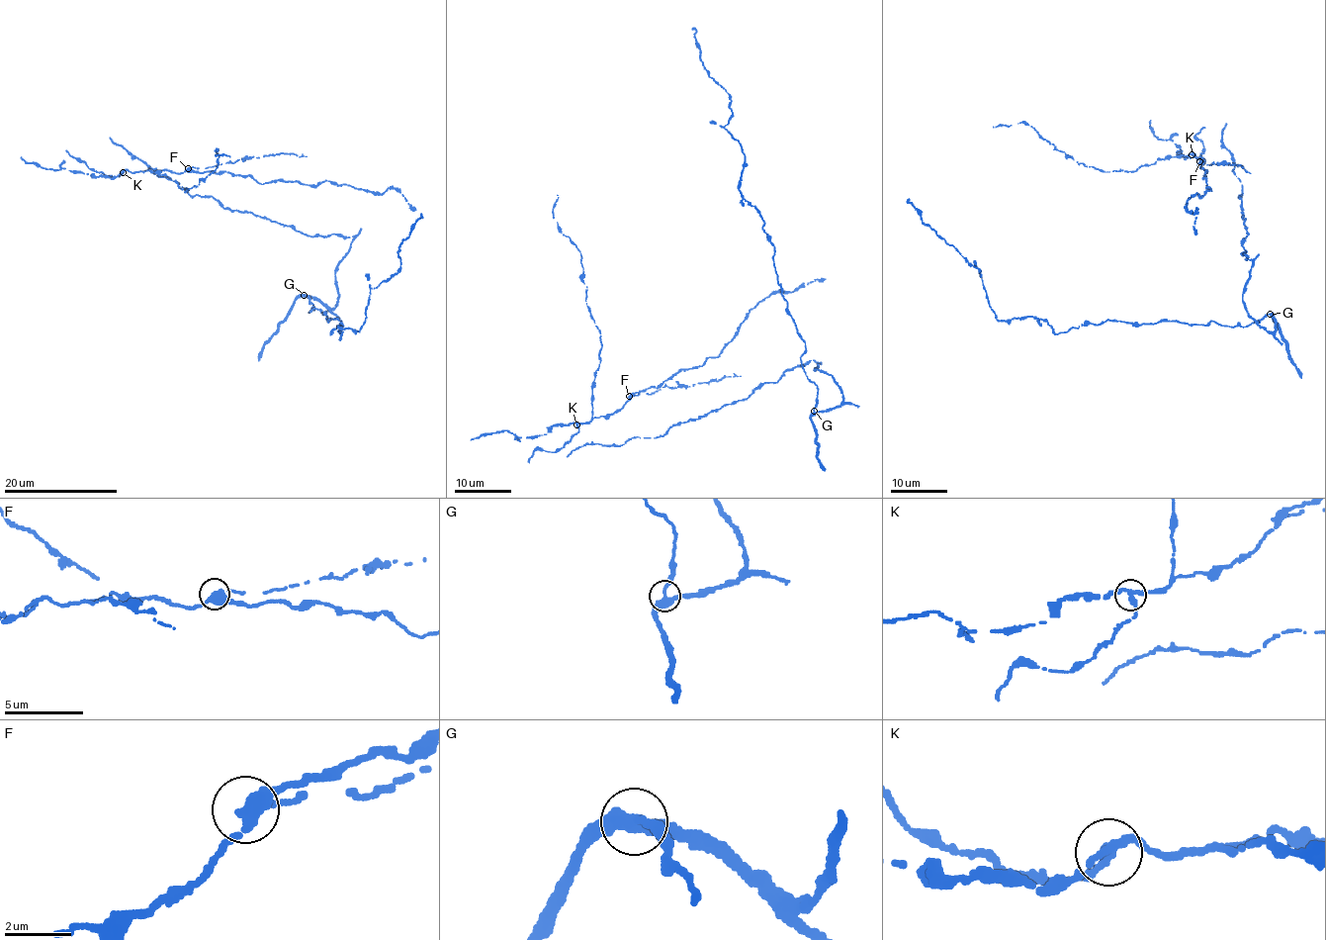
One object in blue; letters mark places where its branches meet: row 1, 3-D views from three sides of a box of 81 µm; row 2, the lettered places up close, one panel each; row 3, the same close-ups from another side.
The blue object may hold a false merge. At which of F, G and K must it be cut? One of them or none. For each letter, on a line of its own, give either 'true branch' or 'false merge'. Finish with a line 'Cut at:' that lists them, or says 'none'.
F: false merge
G: true branch
K: true branch
Cut at: F

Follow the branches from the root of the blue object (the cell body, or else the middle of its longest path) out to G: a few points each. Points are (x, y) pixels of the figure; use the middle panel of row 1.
G: (819, 365), (815, 370), (832, 377), (840, 389), (842, 400), (829, 411), (814, 411)

